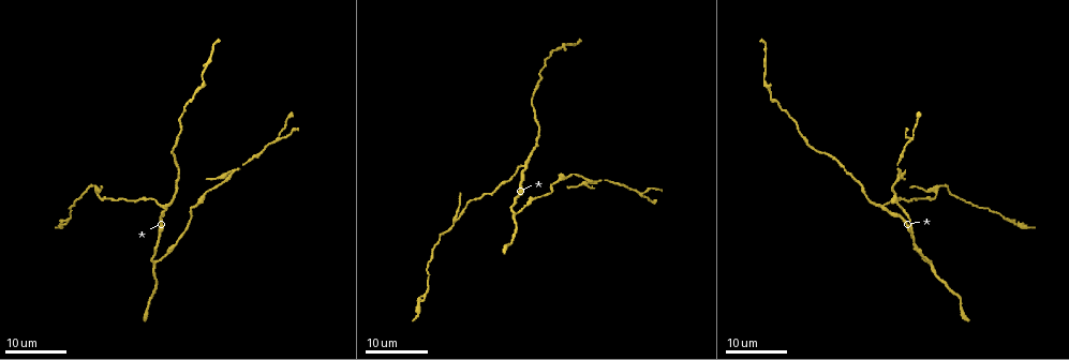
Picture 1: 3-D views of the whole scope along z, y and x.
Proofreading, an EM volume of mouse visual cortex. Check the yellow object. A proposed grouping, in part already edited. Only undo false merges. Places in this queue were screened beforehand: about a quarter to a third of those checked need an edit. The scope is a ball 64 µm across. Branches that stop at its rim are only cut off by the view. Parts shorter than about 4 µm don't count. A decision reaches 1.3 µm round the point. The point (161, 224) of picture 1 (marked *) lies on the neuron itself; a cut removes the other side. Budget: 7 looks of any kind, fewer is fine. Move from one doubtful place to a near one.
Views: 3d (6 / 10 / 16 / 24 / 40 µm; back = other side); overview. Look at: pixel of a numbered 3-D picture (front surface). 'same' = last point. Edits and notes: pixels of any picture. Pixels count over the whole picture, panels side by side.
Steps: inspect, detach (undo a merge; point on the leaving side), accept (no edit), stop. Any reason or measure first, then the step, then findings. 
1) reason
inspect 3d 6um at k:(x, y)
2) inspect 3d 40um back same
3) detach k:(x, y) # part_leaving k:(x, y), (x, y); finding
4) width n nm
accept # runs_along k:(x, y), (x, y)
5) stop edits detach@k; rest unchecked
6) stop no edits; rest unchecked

inspect 3d 16um at 1:(880, 206)

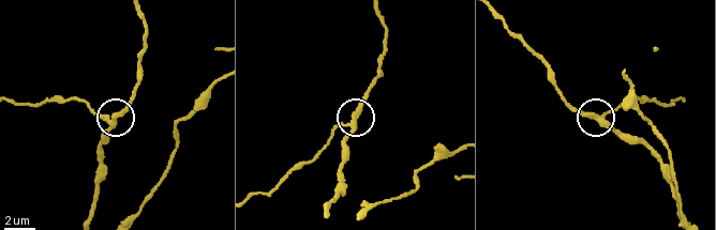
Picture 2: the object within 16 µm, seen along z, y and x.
zoom in
inspect 3d 6um at 2:(113, 121)

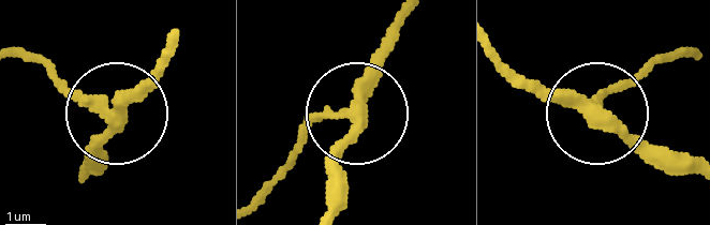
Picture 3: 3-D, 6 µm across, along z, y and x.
detach 3:(59, 86) # part_leaving 3:(100, 114), (21, 59); a second neuron is stuck on

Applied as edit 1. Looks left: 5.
inspect overview

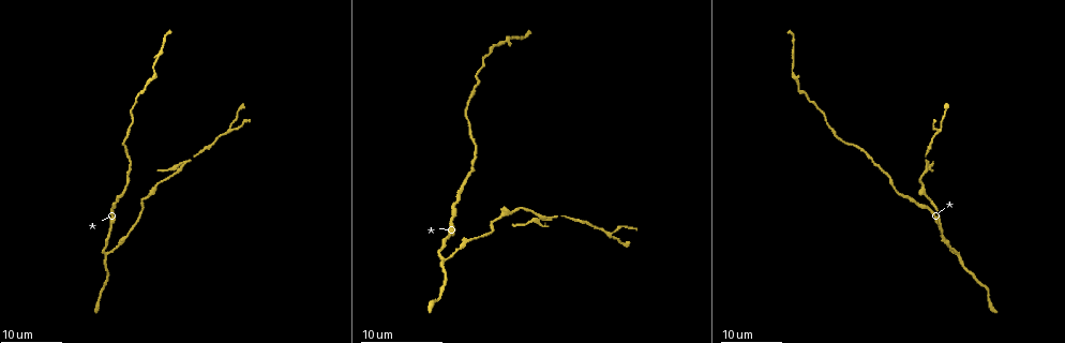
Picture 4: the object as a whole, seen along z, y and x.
sudden change in width
inspect 3d 16um at 4:(928, 195)

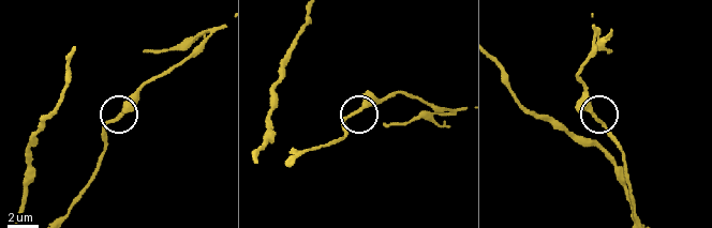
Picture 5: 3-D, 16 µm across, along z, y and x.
inspect 3d 10um at 5:(117, 117)

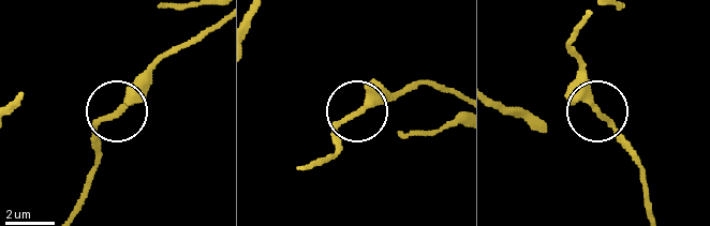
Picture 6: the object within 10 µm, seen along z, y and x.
width 240 nm
accept # runs_along 6:(652, 213), (632, 146), (593, 103), (574, 49); all the same neuron

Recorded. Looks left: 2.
thick turns thin
inspect 3d 24um at 4:(596, 226)

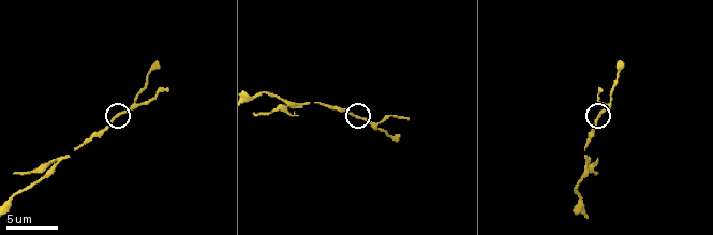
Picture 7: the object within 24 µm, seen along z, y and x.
zoom in
inspect 3d 10um at 7:(360, 116)

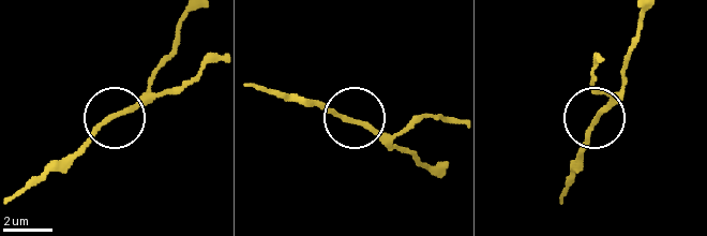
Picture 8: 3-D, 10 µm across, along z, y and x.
accept # runs_along 8:(12, 200), (129, 109), (151, 82); continuous, no second neuron

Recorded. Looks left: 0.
stop edits detach@3; rest unchecked

